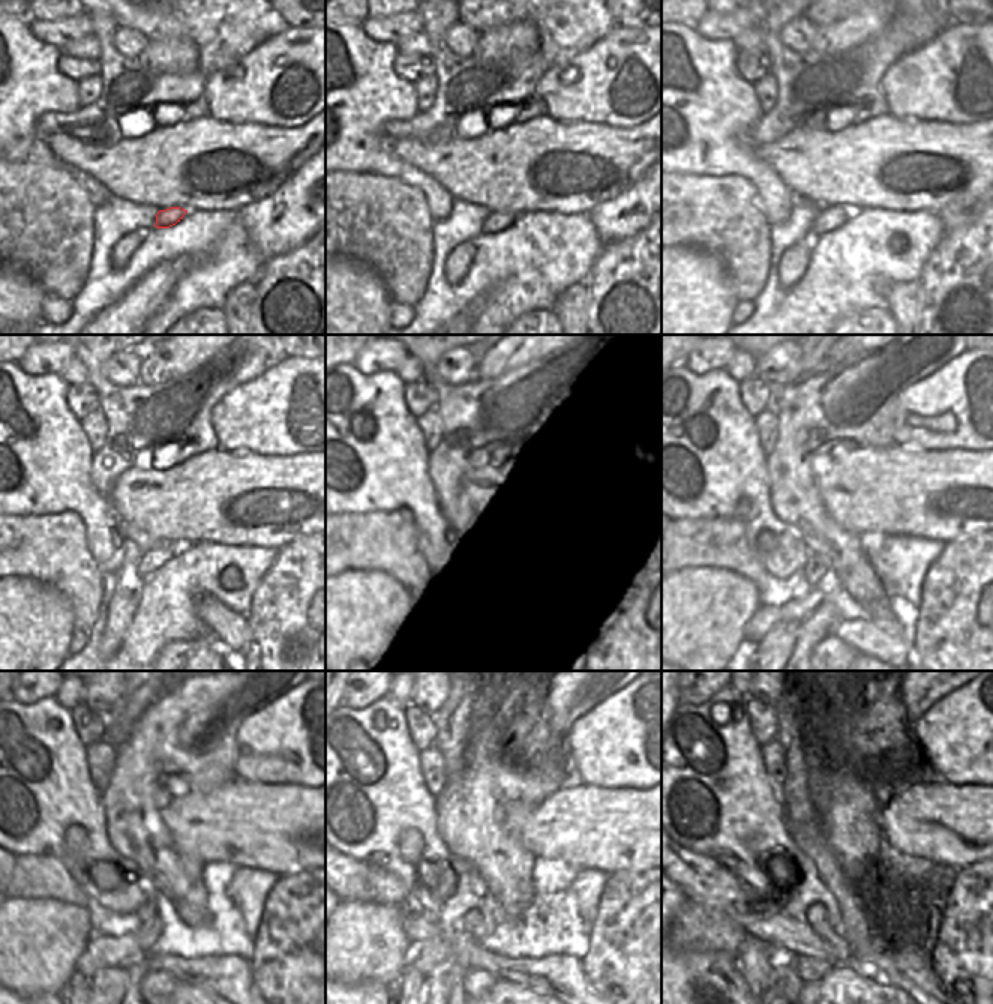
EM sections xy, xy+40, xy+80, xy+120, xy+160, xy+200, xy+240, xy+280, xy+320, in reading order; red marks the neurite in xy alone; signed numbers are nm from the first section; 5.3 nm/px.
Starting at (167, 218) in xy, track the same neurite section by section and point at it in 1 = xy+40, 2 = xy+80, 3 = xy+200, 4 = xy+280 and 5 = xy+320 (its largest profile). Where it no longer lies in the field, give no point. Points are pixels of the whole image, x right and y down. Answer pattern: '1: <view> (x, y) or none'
1: xy+40 (495, 222)
2: xy+80 (828, 219)
3: xy+200 (818, 566)
4: xy+280 (476, 923)
5: xy+320 (816, 916)

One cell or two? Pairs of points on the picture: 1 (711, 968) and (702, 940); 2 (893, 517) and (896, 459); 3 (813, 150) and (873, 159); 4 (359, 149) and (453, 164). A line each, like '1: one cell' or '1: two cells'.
1: two cells
2: one cell
3: one cell
4: two cells

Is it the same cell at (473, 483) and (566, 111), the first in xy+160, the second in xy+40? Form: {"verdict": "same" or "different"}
{"verdict": "different"}

